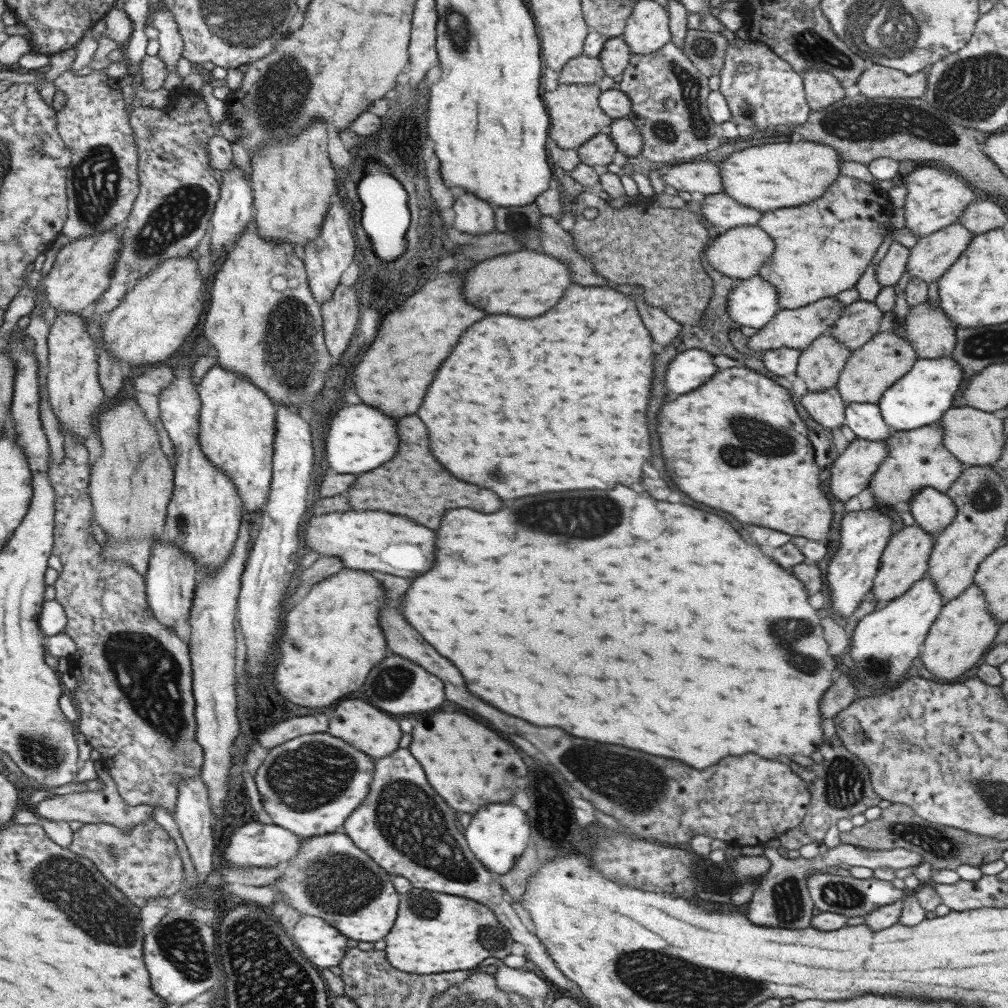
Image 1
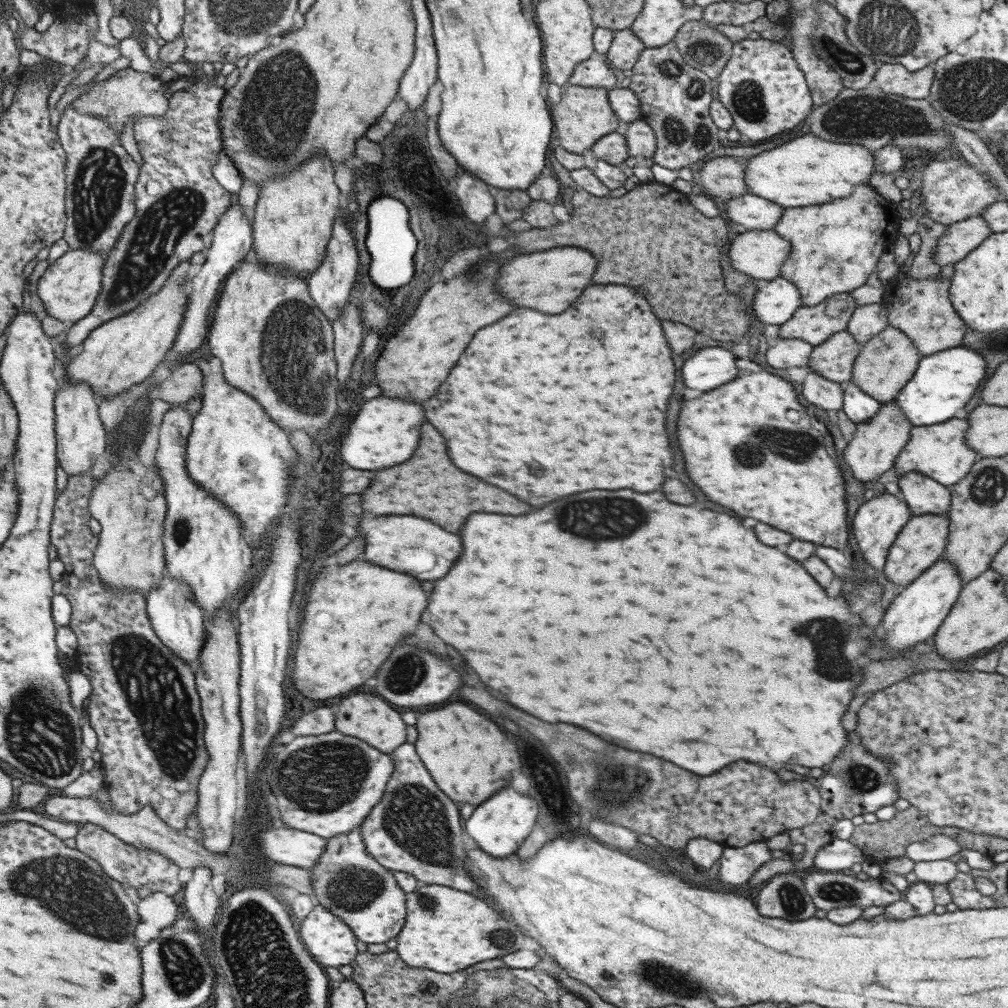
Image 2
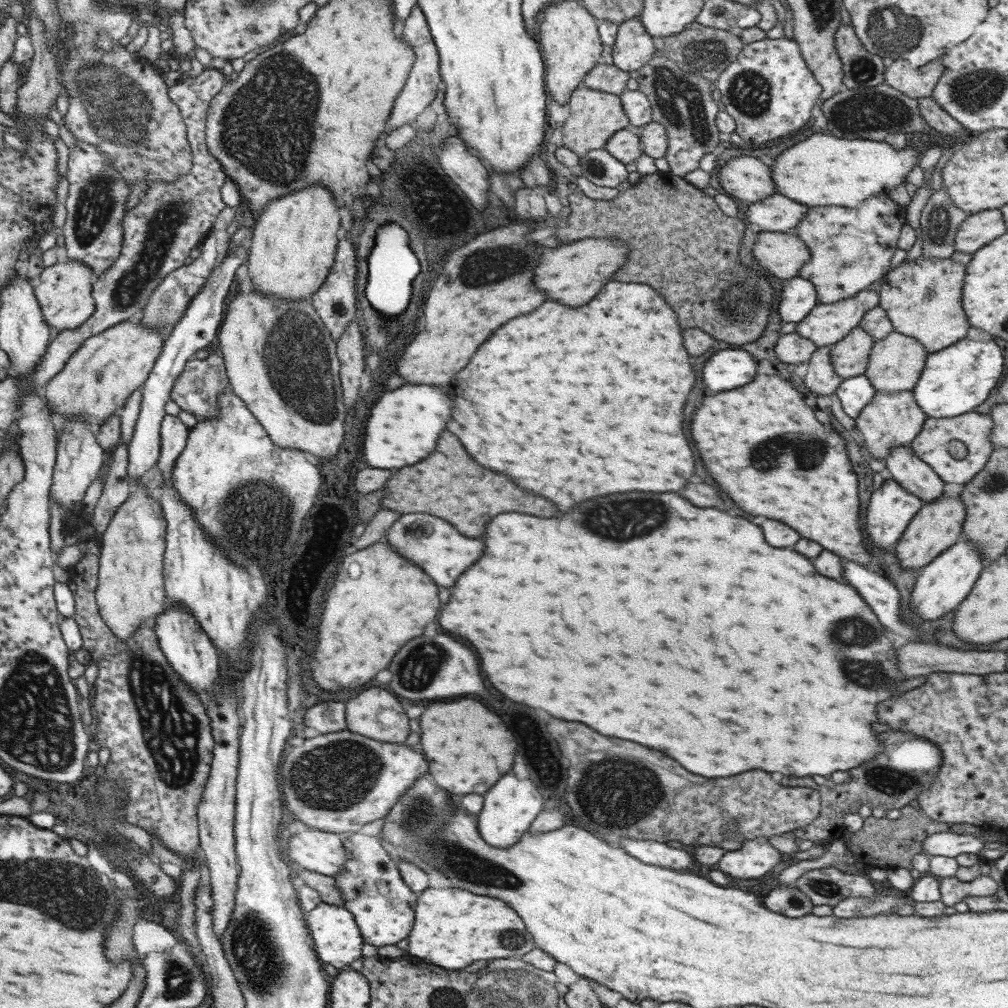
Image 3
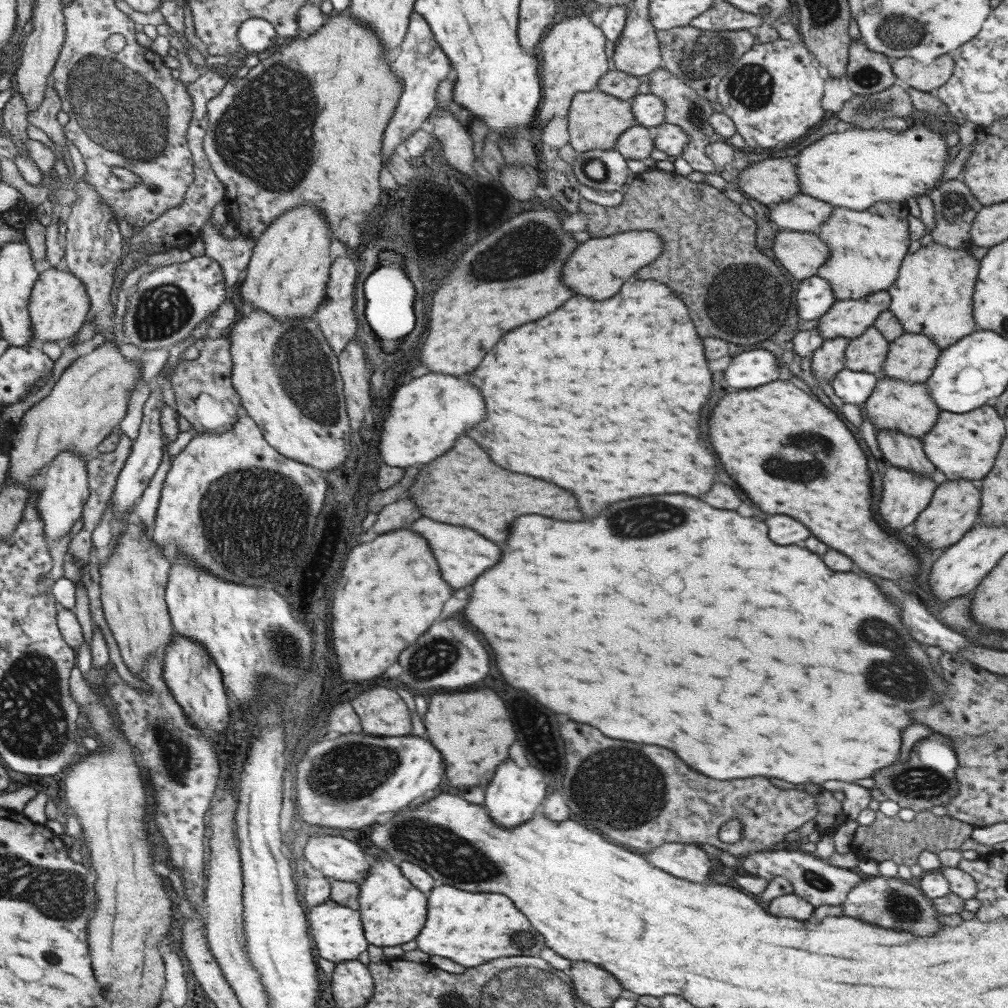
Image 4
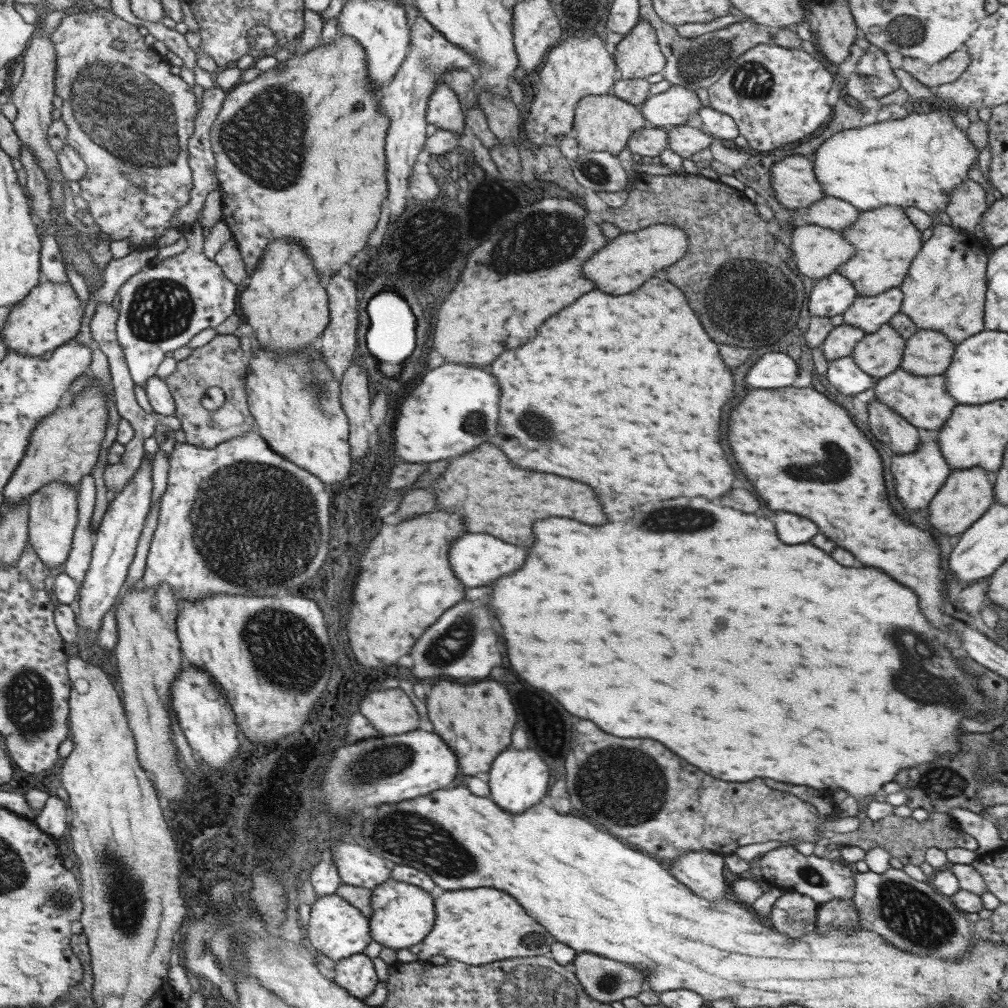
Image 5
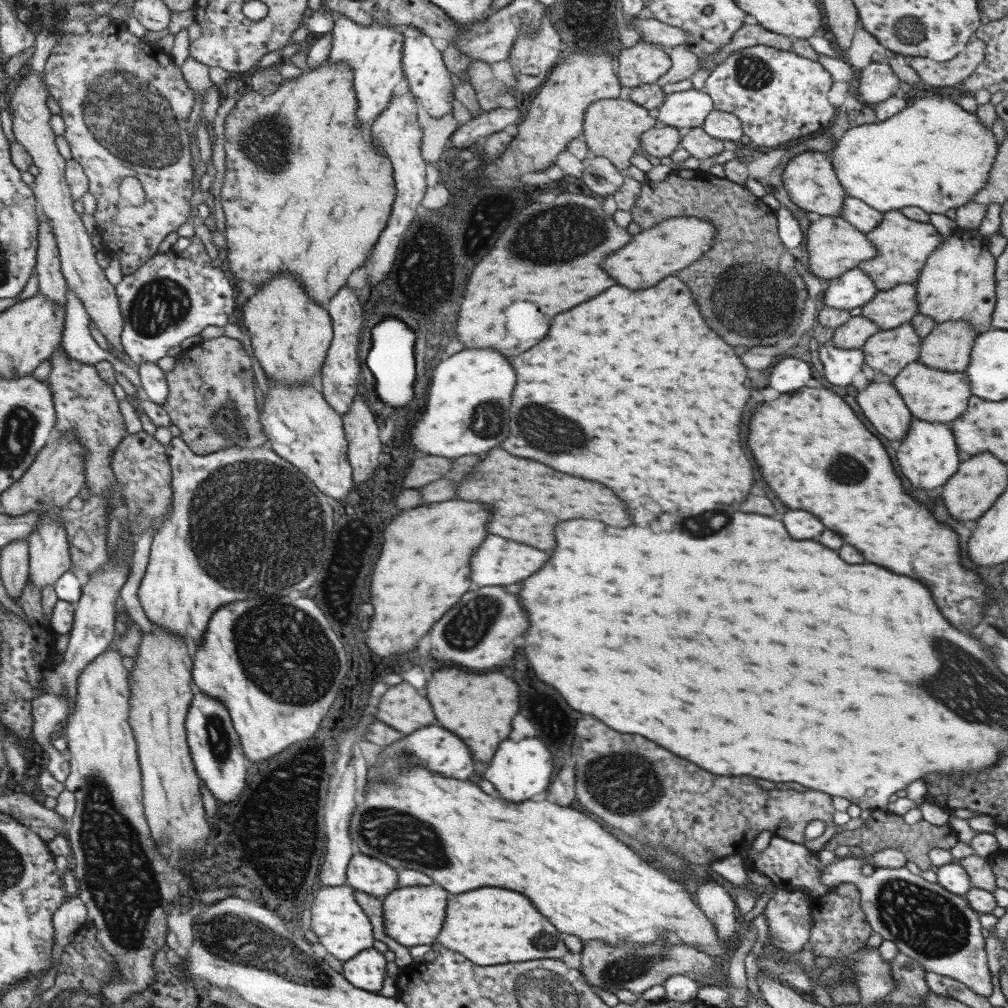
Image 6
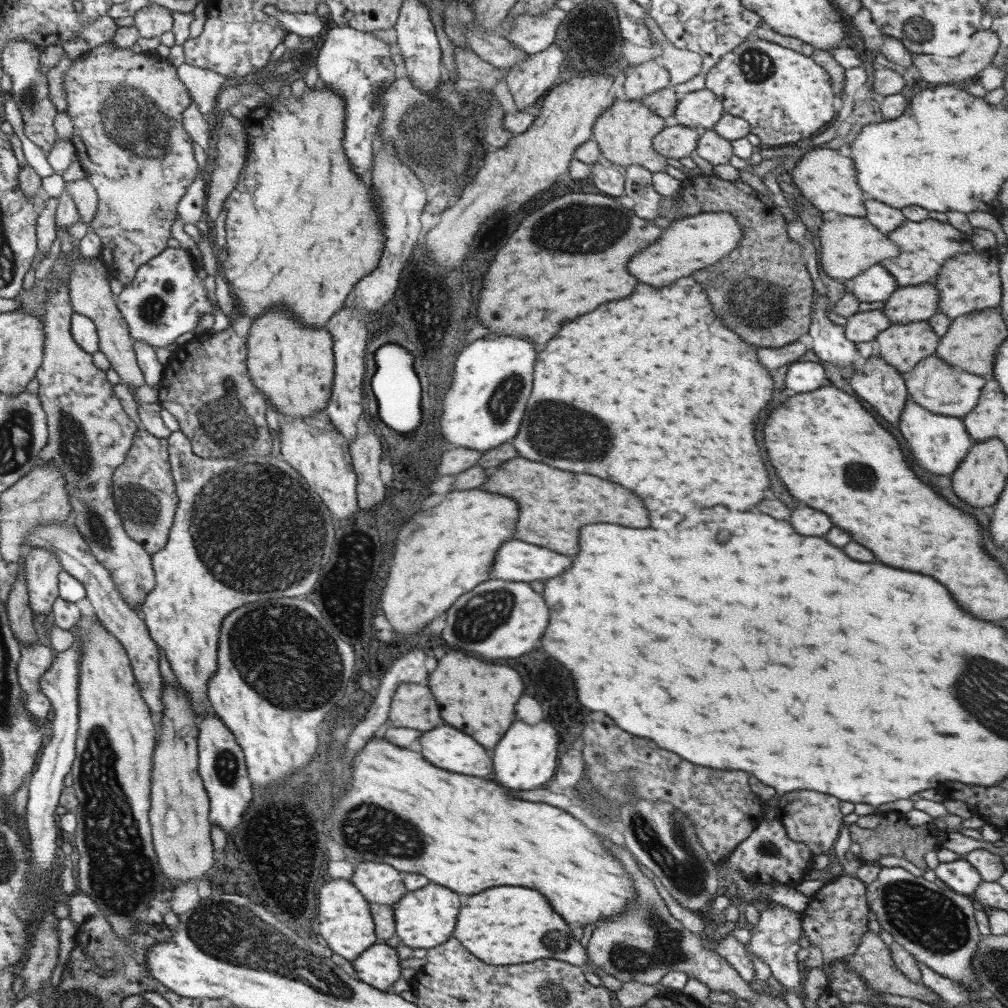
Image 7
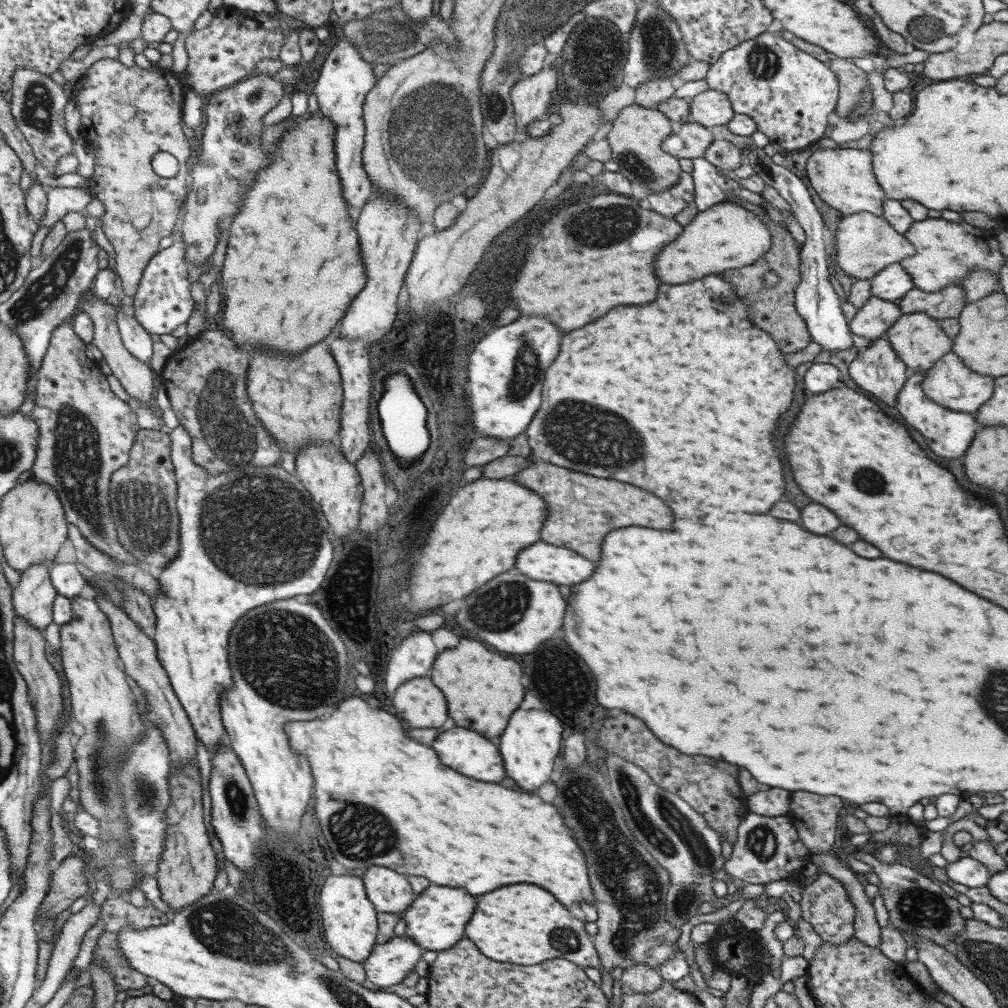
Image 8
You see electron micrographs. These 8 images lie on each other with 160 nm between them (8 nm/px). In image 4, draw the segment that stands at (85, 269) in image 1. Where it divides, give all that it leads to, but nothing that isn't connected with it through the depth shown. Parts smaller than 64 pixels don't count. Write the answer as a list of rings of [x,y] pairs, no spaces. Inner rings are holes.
[[[54,267],[40,274],[32,290],[30,311],[35,342],[64,344],[80,333],[85,320],[90,319],[90,296],[88,287],[71,271],[61,272]]]

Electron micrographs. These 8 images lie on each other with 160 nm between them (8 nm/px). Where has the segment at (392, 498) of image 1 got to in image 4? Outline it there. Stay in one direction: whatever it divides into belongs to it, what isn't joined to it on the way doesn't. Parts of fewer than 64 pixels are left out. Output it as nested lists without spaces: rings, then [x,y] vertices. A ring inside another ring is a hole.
[[[467,436],[457,438],[455,446],[439,460],[423,466],[409,492],[423,516],[441,520],[443,524],[471,528],[493,542],[503,542],[509,524],[521,514],[541,514],[555,520],[583,520],[571,492],[495,466],[489,456],[485,456],[485,450]]]

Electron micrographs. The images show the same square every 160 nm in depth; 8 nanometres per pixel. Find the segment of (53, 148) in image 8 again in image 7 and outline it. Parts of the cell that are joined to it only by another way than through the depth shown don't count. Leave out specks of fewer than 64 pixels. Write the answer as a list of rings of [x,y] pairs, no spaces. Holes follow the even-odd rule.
[[[10,40],[2,51],[2,65],[6,74],[11,78],[11,96],[22,115],[26,137],[48,154],[53,150],[55,142],[60,139],[55,130],[57,108],[49,98],[47,76],[41,72],[40,52],[41,49],[33,46],[33,43],[28,40]]]

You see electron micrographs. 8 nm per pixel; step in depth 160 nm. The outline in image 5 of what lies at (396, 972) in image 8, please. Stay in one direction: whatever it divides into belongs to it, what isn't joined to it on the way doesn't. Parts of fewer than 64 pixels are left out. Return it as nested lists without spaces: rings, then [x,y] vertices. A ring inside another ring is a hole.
[[[359,953],[335,961],[333,982],[355,998],[367,998],[378,982],[371,959]]]

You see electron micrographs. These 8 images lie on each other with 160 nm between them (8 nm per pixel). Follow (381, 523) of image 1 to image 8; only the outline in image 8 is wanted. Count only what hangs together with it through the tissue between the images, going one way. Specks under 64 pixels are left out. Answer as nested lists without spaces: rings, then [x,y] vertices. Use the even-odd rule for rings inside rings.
[[[537,542],[521,550],[513,567],[531,580],[565,586],[579,584],[593,574],[593,564],[589,560],[583,560],[573,550],[557,548],[545,542]]]

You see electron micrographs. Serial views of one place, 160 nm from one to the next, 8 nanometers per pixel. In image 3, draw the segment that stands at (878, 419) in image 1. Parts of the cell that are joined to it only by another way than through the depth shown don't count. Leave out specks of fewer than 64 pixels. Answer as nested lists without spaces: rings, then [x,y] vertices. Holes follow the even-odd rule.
[[[859,375],[842,379],[834,392],[839,398],[843,412],[854,419],[859,411],[871,401],[876,390],[865,375]]]

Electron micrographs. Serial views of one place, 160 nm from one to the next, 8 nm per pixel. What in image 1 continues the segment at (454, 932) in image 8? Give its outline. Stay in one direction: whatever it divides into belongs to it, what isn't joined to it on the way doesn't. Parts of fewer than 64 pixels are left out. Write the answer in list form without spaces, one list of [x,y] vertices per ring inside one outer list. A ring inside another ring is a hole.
[[[338,830],[321,836],[301,837],[298,853],[282,866],[282,876],[278,876],[276,882],[267,887],[281,892],[287,905],[301,915],[318,916],[343,936],[359,942],[377,942],[391,930],[399,900],[393,889],[391,876],[359,850],[345,833]]]

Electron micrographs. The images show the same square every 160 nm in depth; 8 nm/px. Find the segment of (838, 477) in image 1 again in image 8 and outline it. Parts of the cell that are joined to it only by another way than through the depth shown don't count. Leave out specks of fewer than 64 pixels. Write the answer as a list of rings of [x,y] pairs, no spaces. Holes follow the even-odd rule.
[[[951,351],[944,354],[931,368],[923,371],[922,391],[933,403],[949,410],[971,413],[989,400],[993,392],[994,378],[983,376],[967,368]]]

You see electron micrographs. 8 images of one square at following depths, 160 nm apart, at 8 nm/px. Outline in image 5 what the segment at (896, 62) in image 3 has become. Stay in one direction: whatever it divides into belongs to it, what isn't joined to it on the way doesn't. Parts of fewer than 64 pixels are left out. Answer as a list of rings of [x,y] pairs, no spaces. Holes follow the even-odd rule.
[[[959,48],[935,64],[903,57],[901,70],[908,72],[916,81],[932,90],[941,84],[953,82],[967,68],[969,61],[970,56],[965,48]]]

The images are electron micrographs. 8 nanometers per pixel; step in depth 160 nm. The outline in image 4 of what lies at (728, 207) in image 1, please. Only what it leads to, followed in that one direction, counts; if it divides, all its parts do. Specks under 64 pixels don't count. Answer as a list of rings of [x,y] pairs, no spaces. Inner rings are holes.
[[[799,194],[769,206],[769,220],[778,231],[813,233],[833,212],[834,206]]]

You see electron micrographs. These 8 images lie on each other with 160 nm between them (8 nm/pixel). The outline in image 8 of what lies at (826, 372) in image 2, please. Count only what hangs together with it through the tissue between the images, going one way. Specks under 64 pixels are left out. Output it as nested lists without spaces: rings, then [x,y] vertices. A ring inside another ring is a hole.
[[[909,313],[901,315],[883,334],[890,342],[898,359],[915,372],[923,372],[931,368],[937,360],[950,351],[952,339],[950,339],[939,326],[938,319],[925,313]]]

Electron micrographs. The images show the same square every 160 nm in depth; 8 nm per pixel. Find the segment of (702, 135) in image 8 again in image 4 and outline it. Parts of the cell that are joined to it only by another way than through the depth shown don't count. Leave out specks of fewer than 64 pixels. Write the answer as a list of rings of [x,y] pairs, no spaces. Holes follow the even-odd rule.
[[[637,124],[627,128],[619,136],[613,149],[625,160],[639,161],[647,159],[654,150],[649,130]]]

